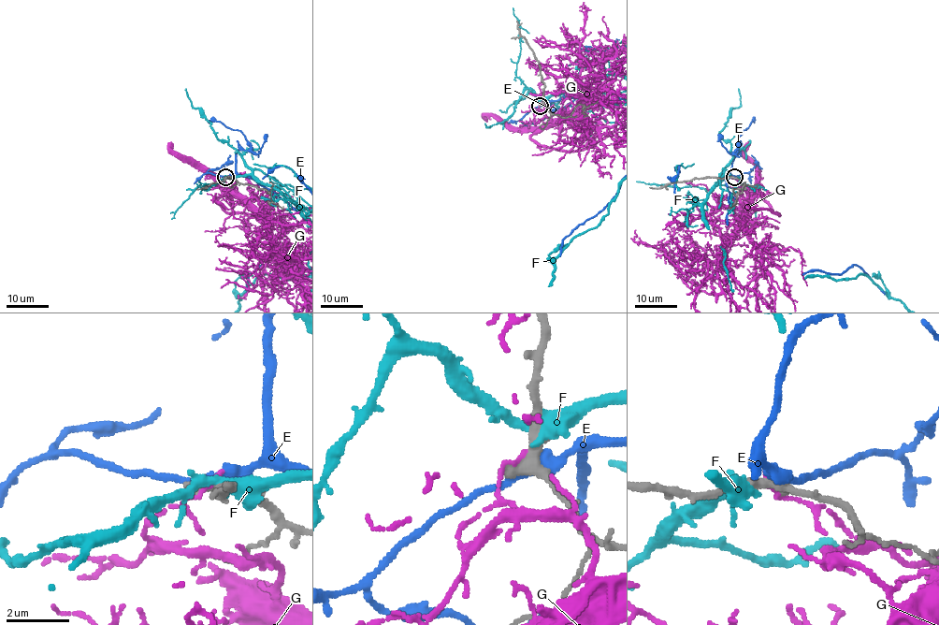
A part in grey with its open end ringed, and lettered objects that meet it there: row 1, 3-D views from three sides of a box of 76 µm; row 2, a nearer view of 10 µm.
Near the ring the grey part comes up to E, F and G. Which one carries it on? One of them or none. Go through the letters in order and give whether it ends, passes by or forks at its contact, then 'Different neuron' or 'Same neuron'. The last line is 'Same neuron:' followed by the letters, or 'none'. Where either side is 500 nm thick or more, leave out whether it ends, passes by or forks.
E: It passes by. Different neuron
F: It forks there. Different neuron
G: It ends there. Different neuron
Same neuron: none

